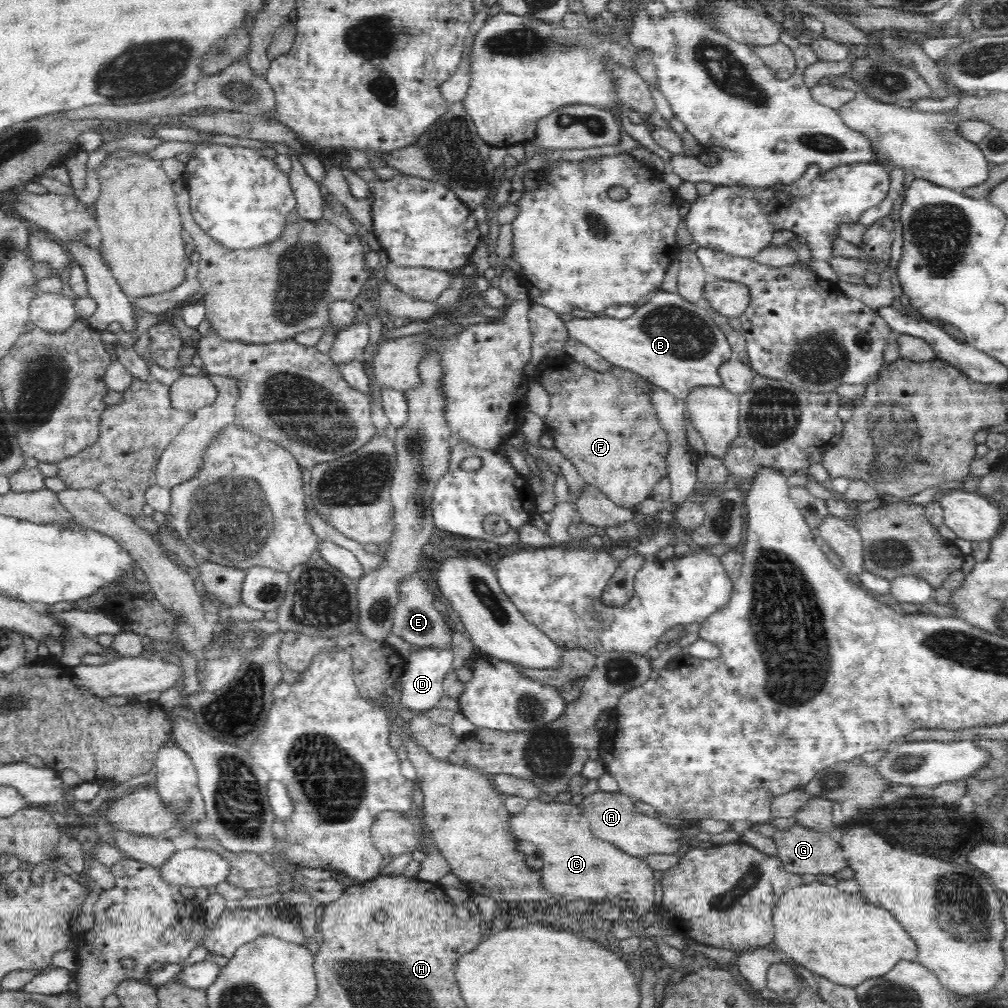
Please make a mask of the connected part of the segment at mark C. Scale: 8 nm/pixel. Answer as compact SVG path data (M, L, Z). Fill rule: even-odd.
M538 799L531 800L528 806L518 814L512 815L507 822L509 830L518 840L528 840L536 847L536 854L543 860L540 886L550 894L562 896L564 901L588 899L600 902L616 900L620 893L628 893L636 902L635 928L641 928L641 915L653 910L654 904L654 875L641 857L630 856L608 841L599 839L589 827L584 809L580 805L566 803L544 803Z

